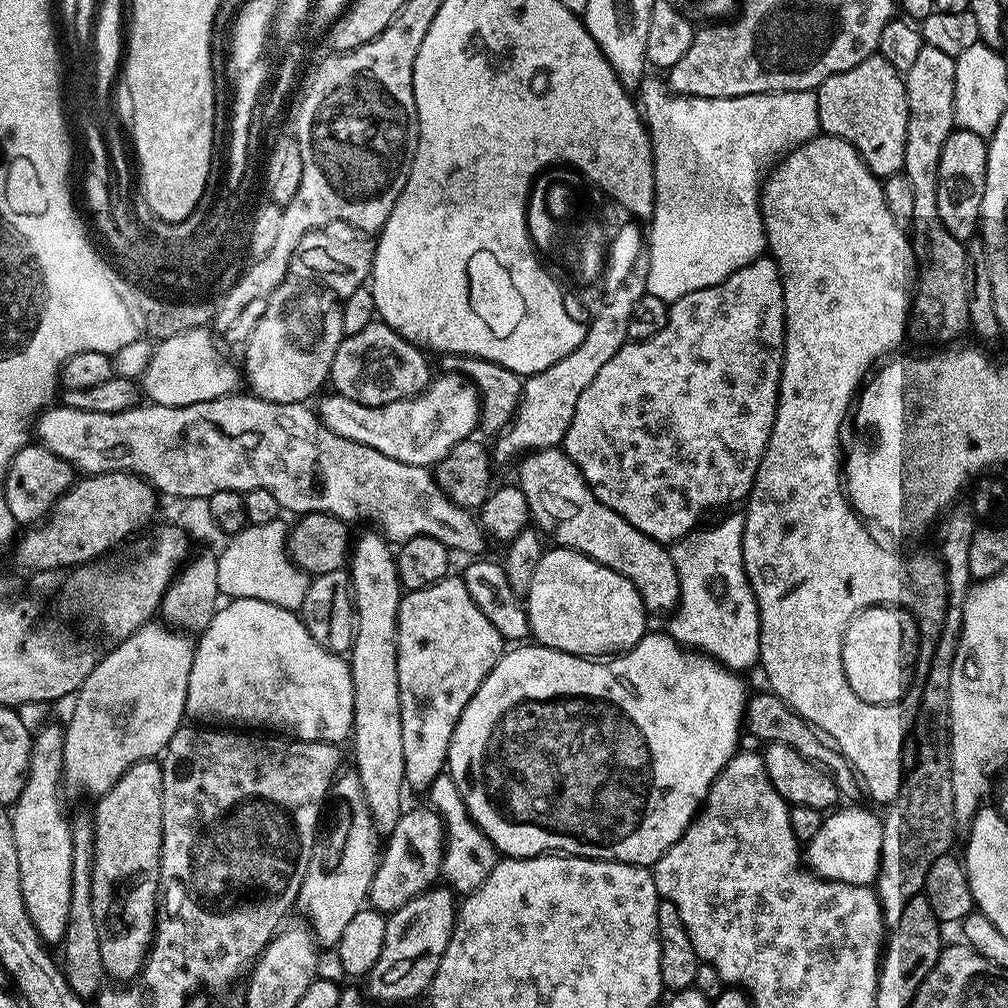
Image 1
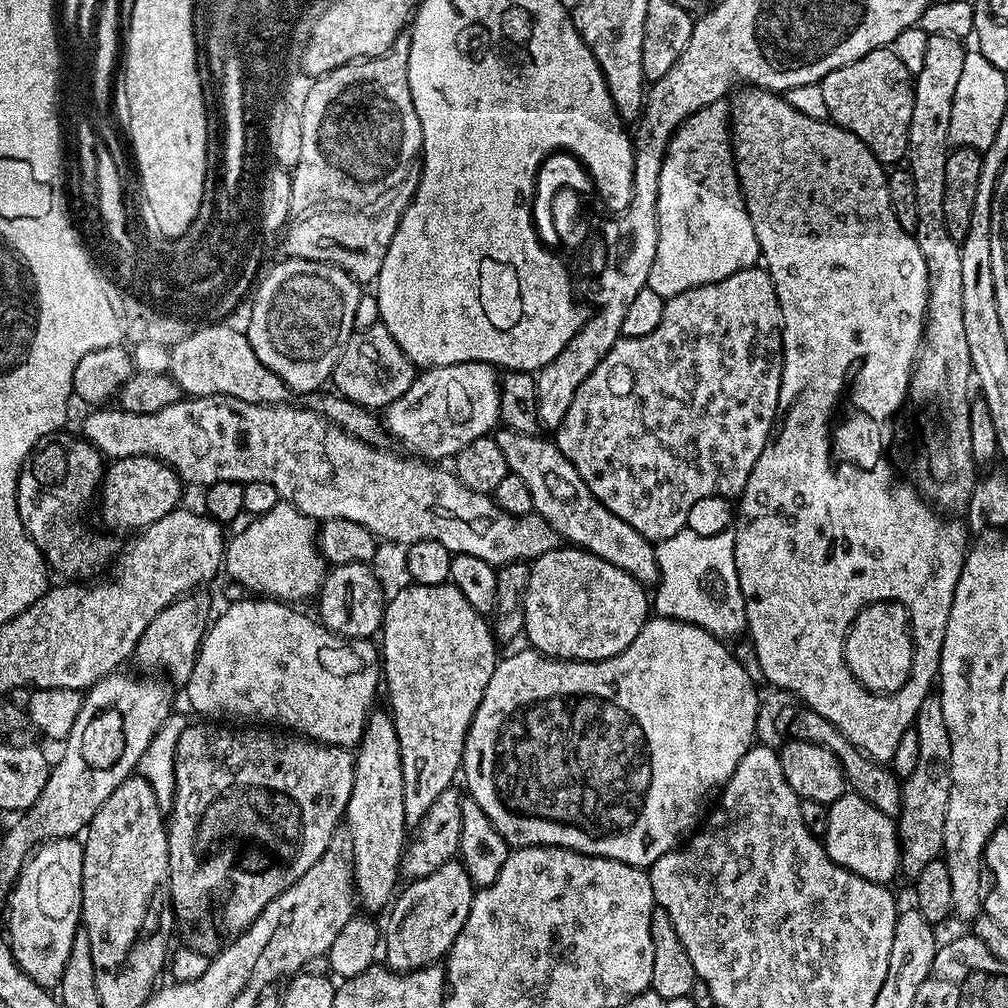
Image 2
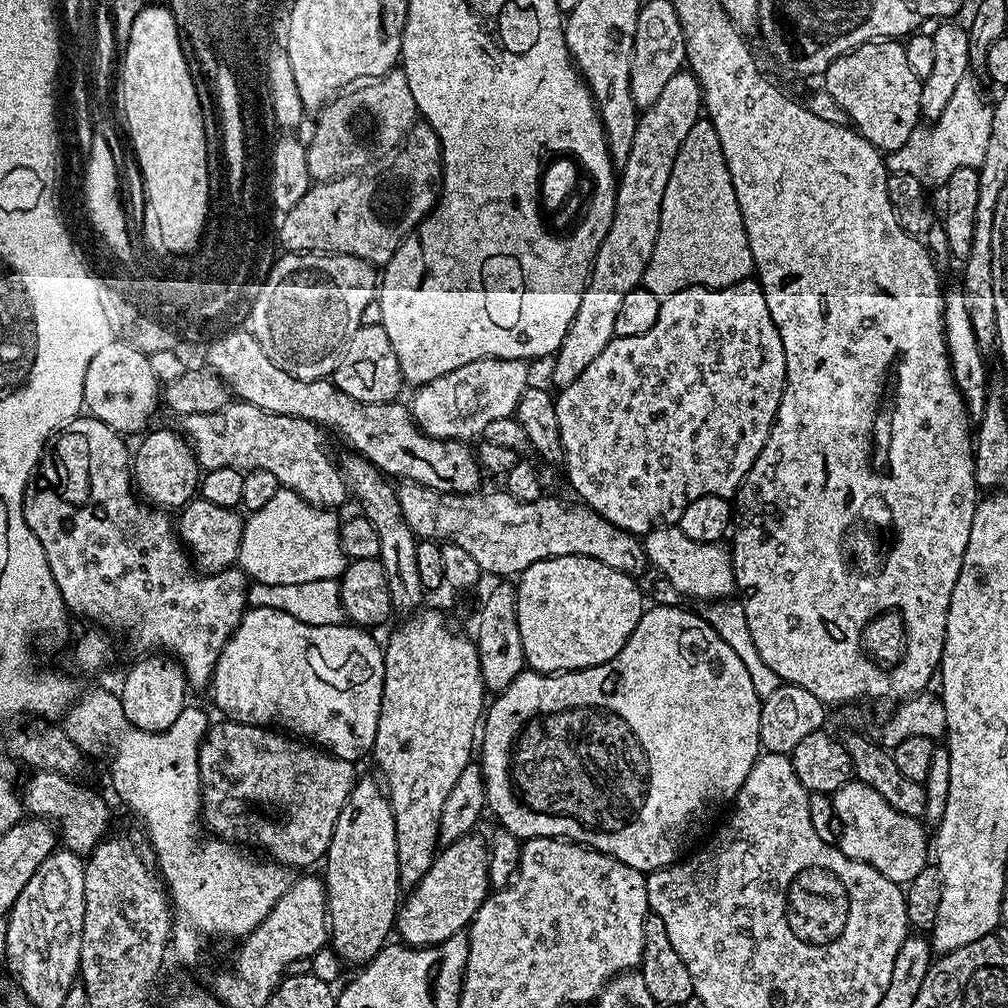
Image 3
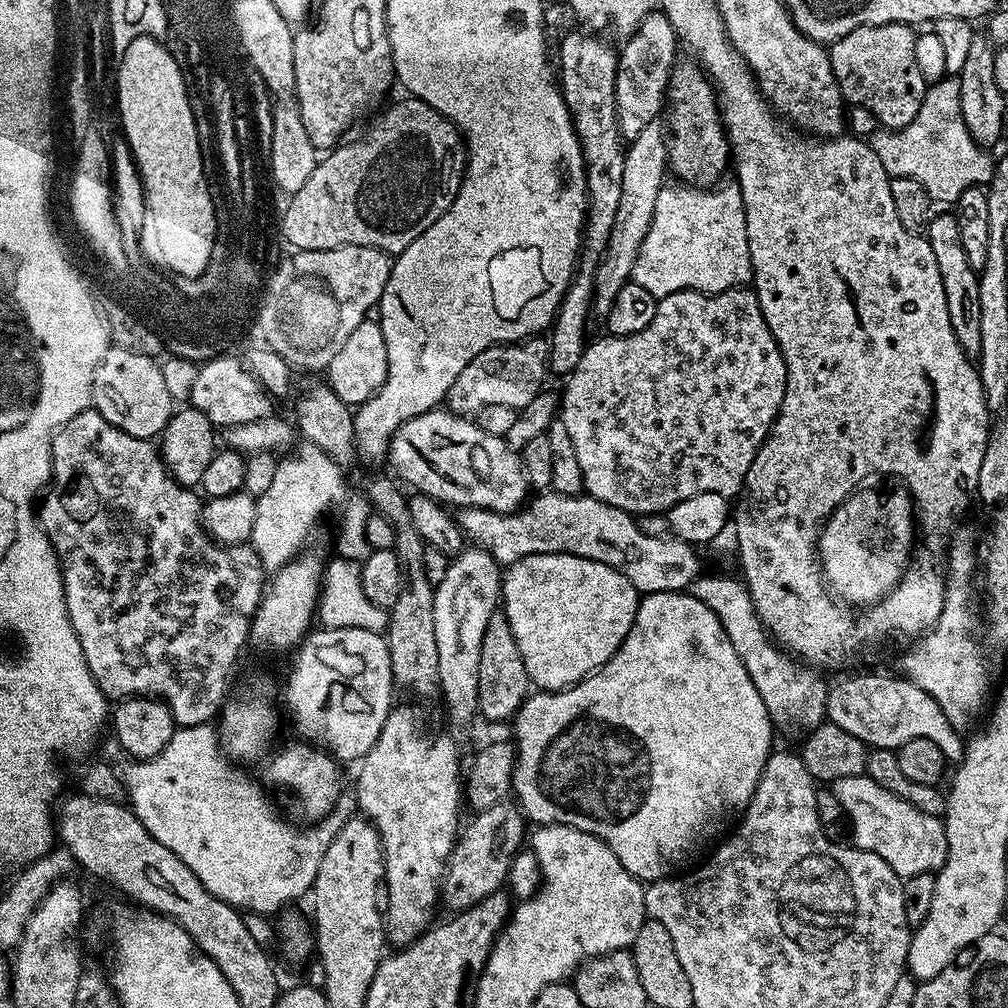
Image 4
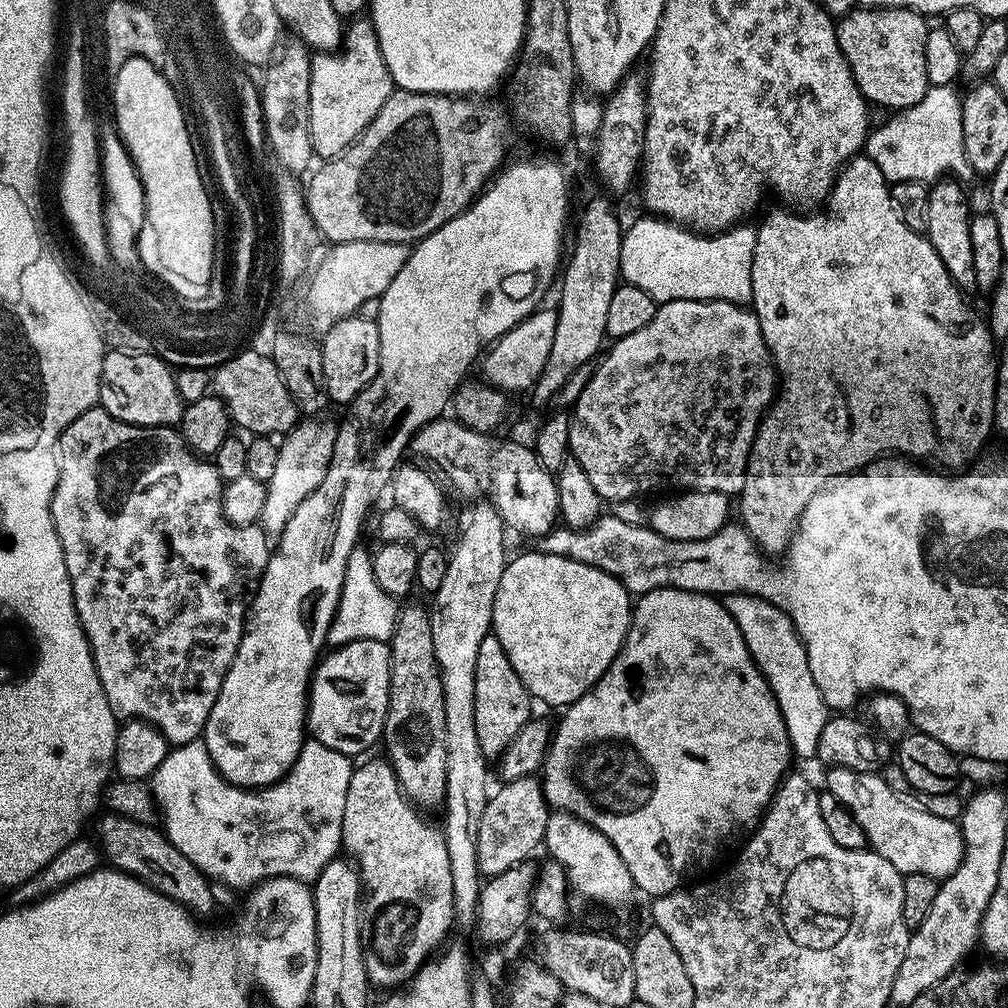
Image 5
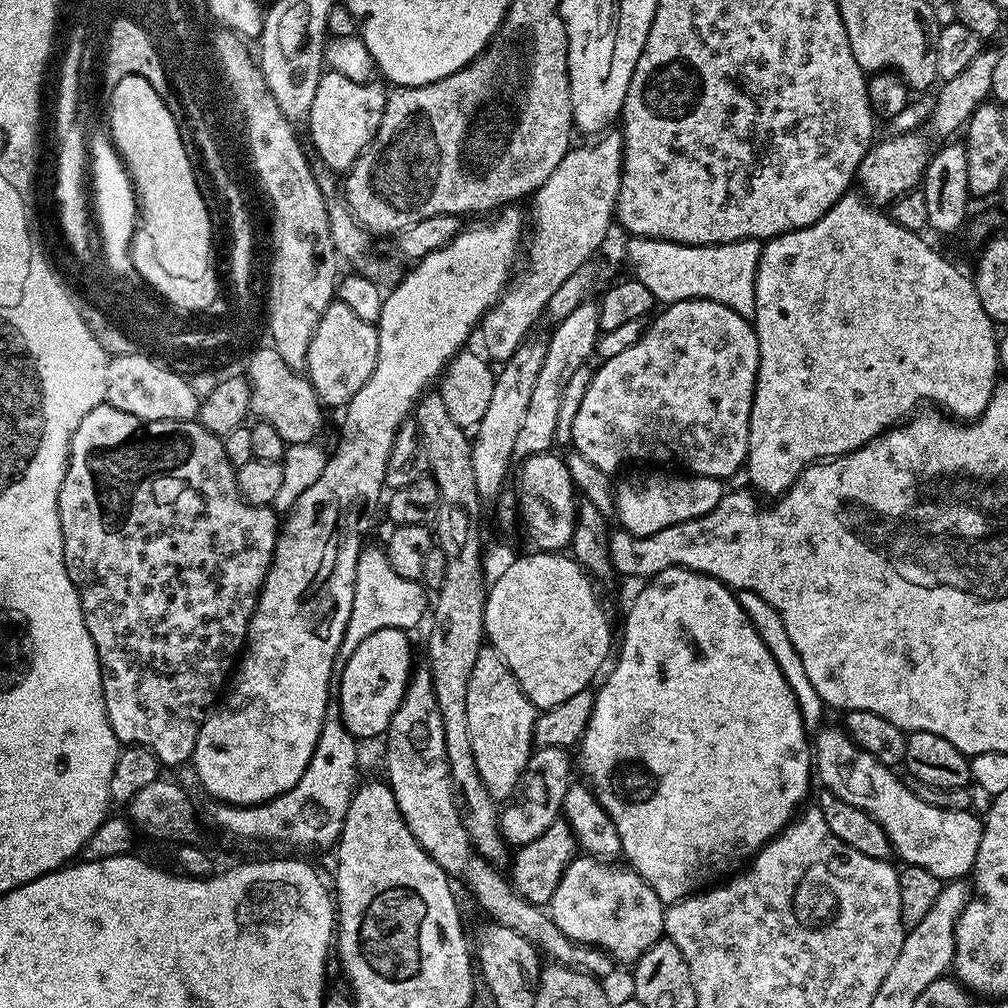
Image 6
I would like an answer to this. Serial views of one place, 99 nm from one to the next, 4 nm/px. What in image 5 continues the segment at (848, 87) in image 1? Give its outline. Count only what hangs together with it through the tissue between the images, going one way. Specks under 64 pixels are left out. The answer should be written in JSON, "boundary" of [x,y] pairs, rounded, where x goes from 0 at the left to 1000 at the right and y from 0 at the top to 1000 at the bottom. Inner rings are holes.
{"boundary":[[[846,8],[829,24],[831,46],[862,104],[892,109],[914,101],[922,87],[919,38],[922,21],[902,8]]]}

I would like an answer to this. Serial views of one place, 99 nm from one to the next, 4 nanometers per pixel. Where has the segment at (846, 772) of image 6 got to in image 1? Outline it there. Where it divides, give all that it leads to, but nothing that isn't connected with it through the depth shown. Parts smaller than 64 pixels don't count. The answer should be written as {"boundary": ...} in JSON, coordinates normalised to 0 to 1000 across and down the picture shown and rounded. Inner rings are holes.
{"boundary":[[[836,800],[822,805],[818,809],[815,819],[812,822],[812,828],[804,831],[800,835],[800,860],[803,865],[810,869],[814,869],[817,873],[834,873],[840,877],[860,877],[868,878],[869,868],[873,862],[873,852],[875,851],[875,819],[876,813],[872,809],[868,810],[864,806],[866,803],[849,802],[853,800]]]}

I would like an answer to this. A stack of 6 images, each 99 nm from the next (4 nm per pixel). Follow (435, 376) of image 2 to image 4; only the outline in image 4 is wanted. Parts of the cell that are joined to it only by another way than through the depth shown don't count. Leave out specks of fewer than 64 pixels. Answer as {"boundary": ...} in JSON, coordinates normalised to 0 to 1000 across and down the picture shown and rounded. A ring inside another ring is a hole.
{"boundary":[[[522,337],[511,341],[498,344],[497,342],[487,343],[470,356],[462,361],[460,367],[454,371],[450,381],[444,387],[442,394],[443,406],[453,413],[470,413],[470,410],[477,410],[480,406],[488,403],[498,403],[509,407],[517,407],[526,401],[533,390],[536,388],[540,373],[540,365],[542,369],[542,356],[544,353],[543,342],[535,337]]]}

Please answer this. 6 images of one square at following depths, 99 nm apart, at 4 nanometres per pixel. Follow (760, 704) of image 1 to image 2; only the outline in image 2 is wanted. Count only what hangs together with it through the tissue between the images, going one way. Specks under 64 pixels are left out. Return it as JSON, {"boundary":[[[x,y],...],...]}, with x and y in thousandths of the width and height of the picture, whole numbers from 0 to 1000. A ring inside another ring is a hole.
{"boundary":[[[795,701],[793,705],[790,711],[785,711],[785,729],[791,734],[808,736],[812,740],[822,742],[835,760],[840,781],[848,789],[859,792],[859,796],[863,796],[867,804],[875,804],[875,808],[886,812],[892,811],[895,804],[895,778],[884,761],[864,754],[854,742],[847,740],[847,736],[843,736],[843,732],[839,732],[839,728],[835,728],[835,724],[831,724],[831,720],[827,720],[827,716],[815,712],[815,708],[799,701]]]}

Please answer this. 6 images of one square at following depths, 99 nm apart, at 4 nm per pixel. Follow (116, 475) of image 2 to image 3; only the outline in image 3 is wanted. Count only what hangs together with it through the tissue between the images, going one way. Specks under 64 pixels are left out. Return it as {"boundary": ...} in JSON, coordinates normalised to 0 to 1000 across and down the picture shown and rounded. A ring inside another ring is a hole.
{"boundary":[[[154,425],[133,444],[133,451],[129,456],[133,484],[146,499],[160,506],[178,506],[195,491],[200,465],[190,449],[190,443],[178,428]]]}

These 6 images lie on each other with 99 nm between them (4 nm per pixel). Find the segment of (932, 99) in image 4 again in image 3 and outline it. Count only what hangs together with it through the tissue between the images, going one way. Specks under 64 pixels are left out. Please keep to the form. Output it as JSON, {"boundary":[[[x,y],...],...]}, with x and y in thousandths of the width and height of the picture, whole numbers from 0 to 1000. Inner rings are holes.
{"boundary":[[[959,75],[950,81],[941,104],[935,109],[930,119],[909,126],[897,145],[880,154],[879,162],[884,172],[907,173],[908,176],[921,181],[925,179],[933,185],[947,169],[971,168],[978,155],[985,115],[981,100],[978,101],[964,78]]]}

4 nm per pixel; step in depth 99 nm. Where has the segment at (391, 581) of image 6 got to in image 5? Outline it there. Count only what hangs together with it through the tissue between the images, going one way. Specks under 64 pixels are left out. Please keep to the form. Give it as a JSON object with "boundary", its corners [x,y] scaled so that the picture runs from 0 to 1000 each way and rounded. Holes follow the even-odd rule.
{"boundary":[[[361,542],[347,546],[347,554],[343,554],[341,563],[341,576],[337,578],[337,596],[333,598],[333,608],[325,626],[326,638],[338,640],[356,635],[385,637],[389,634],[399,603],[394,592],[375,581],[375,573],[371,573],[369,553],[370,549],[364,548]]]}

